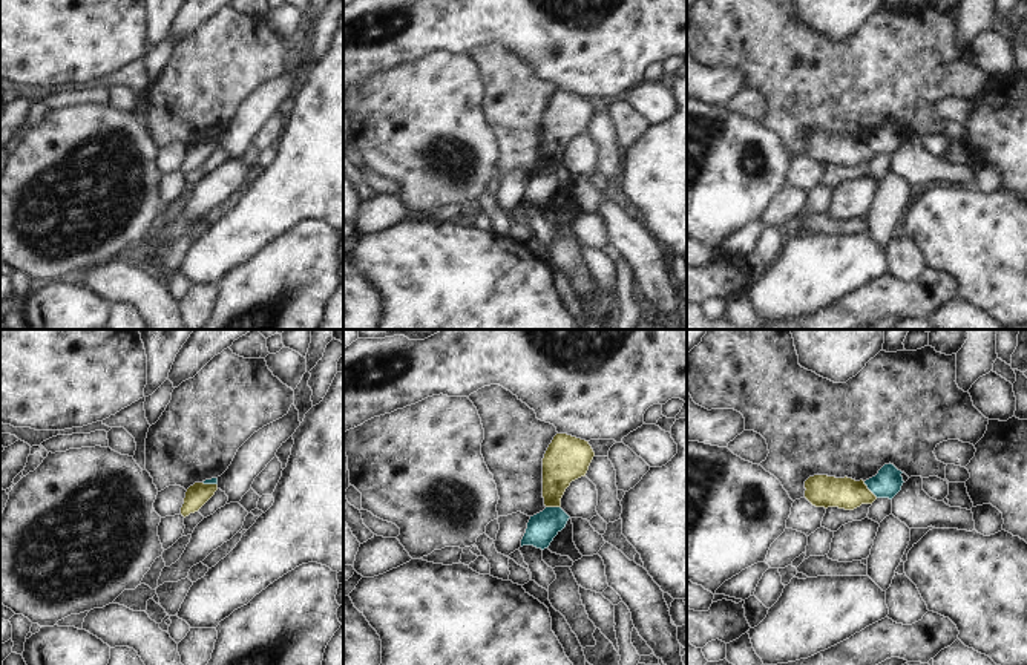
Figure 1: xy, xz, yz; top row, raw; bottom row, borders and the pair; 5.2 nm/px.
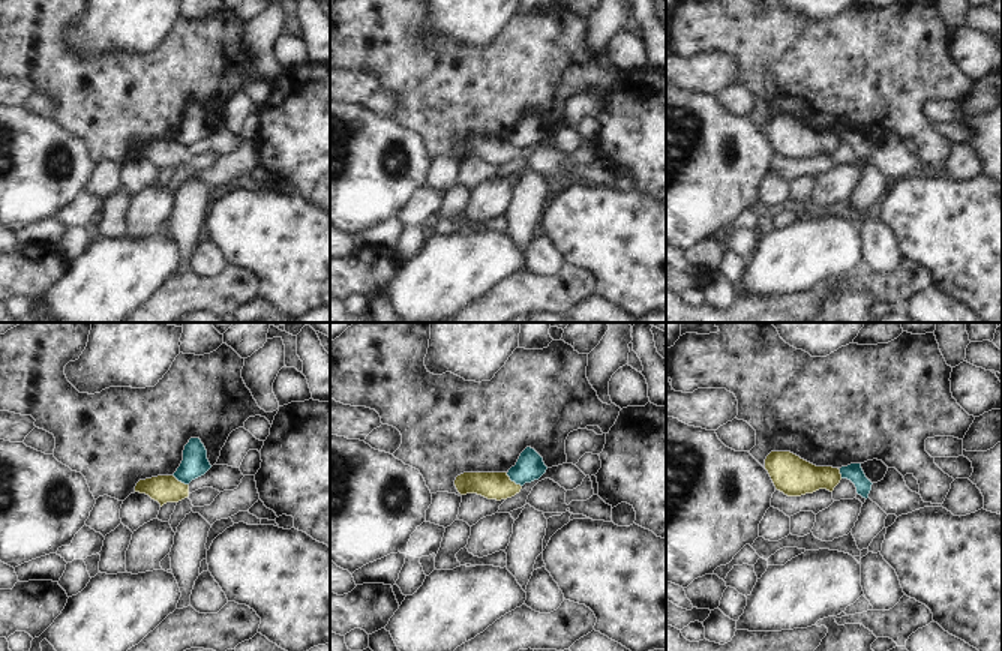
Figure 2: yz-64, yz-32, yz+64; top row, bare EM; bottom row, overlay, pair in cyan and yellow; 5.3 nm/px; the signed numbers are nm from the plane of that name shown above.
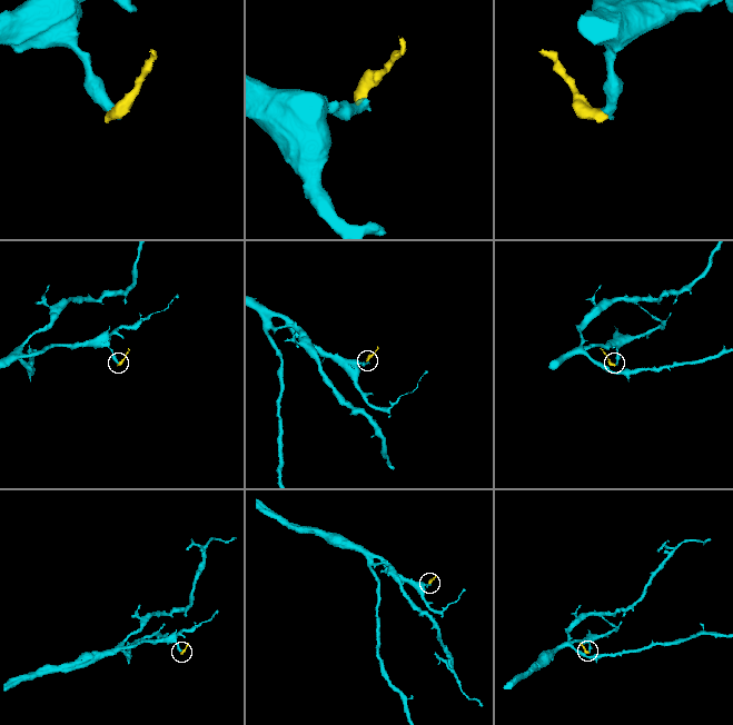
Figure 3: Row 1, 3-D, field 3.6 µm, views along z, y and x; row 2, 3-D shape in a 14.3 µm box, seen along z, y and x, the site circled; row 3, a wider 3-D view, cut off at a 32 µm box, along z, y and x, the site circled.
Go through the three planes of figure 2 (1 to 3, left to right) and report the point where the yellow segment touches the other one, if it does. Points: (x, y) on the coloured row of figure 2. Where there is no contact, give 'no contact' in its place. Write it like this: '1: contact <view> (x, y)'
1: contact yz-64 (180, 480)
2: contact yz-32 (513, 480)
3: contact yz+64 (840, 473)

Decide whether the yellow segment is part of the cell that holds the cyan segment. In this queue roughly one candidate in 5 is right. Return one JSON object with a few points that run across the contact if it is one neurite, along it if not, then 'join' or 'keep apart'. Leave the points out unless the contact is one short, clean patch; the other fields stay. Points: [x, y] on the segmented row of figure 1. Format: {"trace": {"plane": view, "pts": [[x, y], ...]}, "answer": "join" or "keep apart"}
{"trace": {"plane": "yz", "pts": [[863, 481], [877, 497]]}, "answer": "keep apart"}

